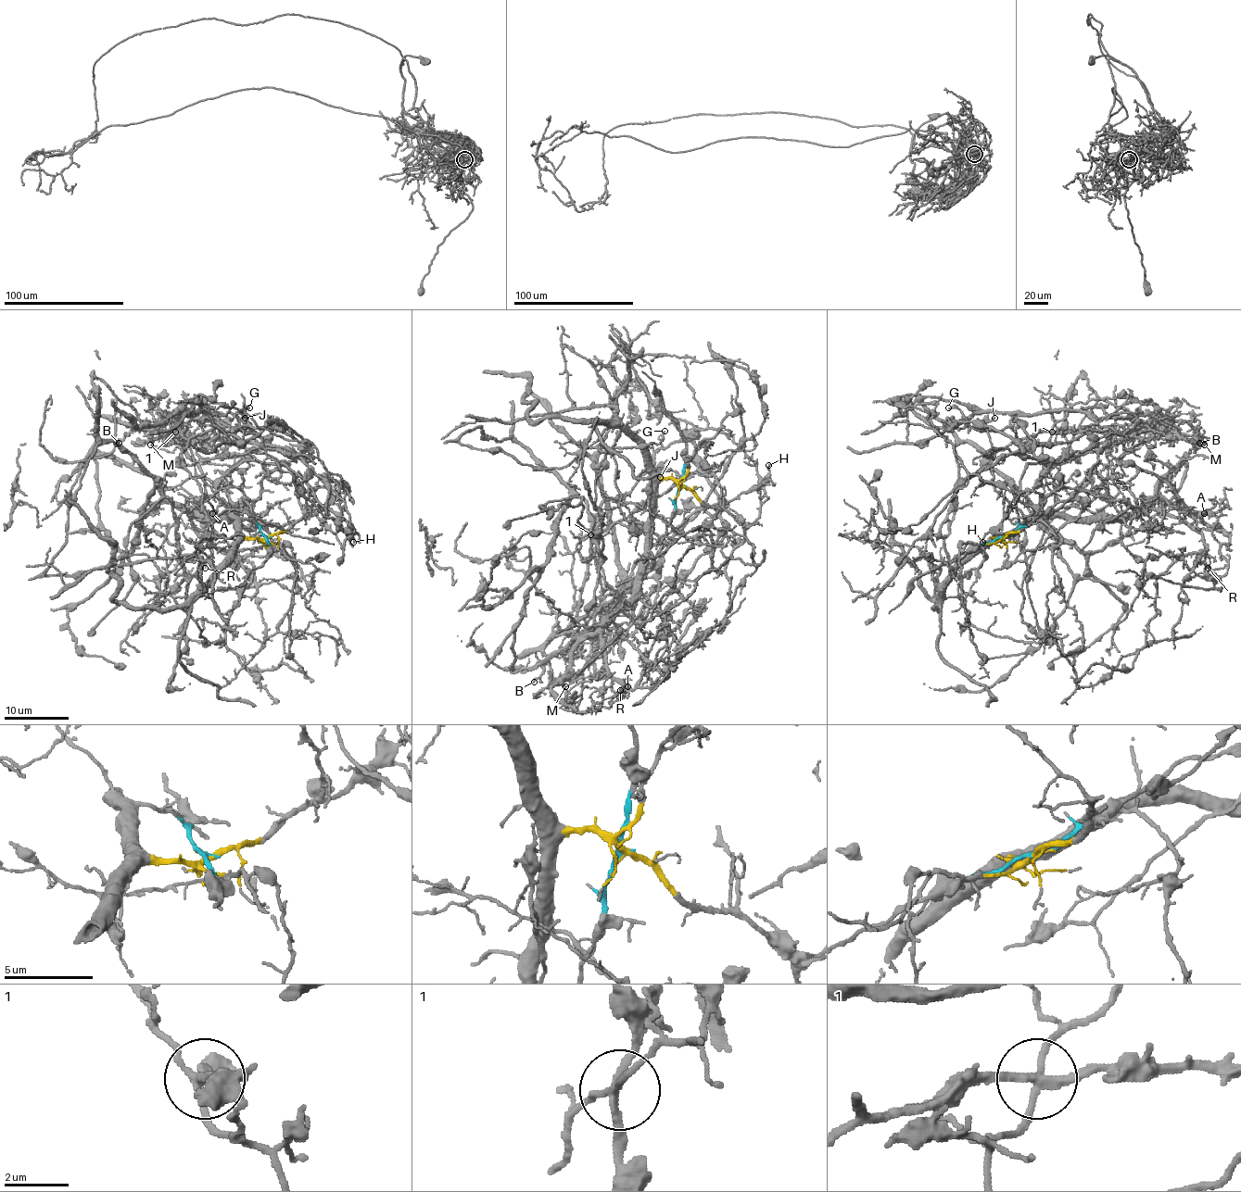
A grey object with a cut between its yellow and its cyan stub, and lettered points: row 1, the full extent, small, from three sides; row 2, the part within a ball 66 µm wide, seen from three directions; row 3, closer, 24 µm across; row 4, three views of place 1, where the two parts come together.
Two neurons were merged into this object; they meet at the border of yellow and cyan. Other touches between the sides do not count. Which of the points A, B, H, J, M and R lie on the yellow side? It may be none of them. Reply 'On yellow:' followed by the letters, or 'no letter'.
On yellow: A, J, R

